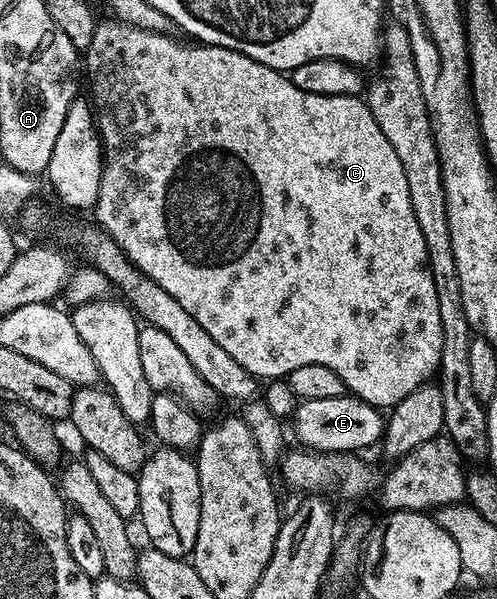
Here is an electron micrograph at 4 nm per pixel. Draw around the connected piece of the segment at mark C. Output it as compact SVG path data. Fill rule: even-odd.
M118 22L112 24L99 23L94 30L94 37L88 49L90 55L90 84L94 87L94 104L96 109L96 127L102 141L102 151L104 159L102 162L102 177L100 178L100 190L98 191L98 203L96 213L101 231L110 236L122 247L122 253L141 270L156 286L168 290L176 302L184 308L211 335L217 346L227 351L255 378L286 378L296 366L328 366L346 383L347 389L355 397L358 397L366 404L379 410L389 410L395 404L399 404L408 394L415 392L417 388L423 387L426 380L435 375L438 371L440 354L442 353L442 327L440 326L440 302L436 298L436 282L428 262L428 250L425 246L424 234L421 233L420 223L416 214L413 213L412 198L409 197L408 181L405 178L404 166L400 164L396 152L392 148L392 143L384 136L384 131L380 130L376 118L373 117L372 110L369 109L367 101L358 96L325 96L324 94L312 94L308 90L300 90L293 79L287 73L278 72L274 68L264 66L252 58L248 58L243 52L233 52L227 48L215 48L213 46L194 46L198 48L185 48L182 44L176 44L159 31L149 32L147 29L138 29L123 26Z

